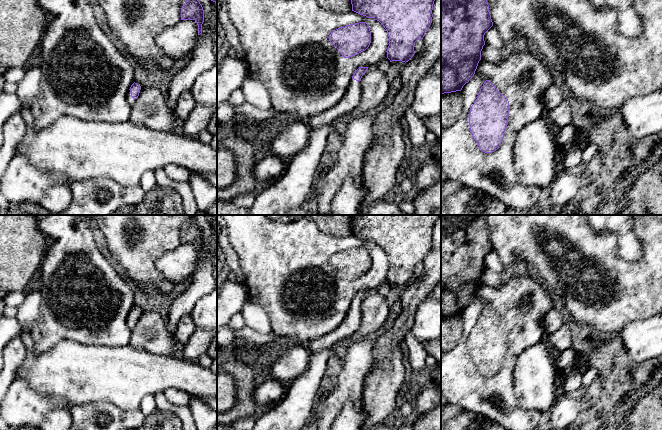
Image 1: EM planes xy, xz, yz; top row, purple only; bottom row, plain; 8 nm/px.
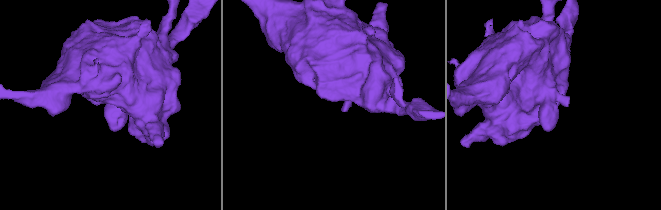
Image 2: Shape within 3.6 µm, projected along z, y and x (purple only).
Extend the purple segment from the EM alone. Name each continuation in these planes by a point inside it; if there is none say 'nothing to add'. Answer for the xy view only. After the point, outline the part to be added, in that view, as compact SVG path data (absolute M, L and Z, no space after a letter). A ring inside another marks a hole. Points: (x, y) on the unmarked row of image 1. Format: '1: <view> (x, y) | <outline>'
1: xy (130, 324) | M128 314L128 316L127 316L126 323L127 323L127 326L128 326L131 330L132 330L132 329L135 327L135 325L136 325L136 323L134 323L134 322L131 320L131 315L130 315L130 314Z

